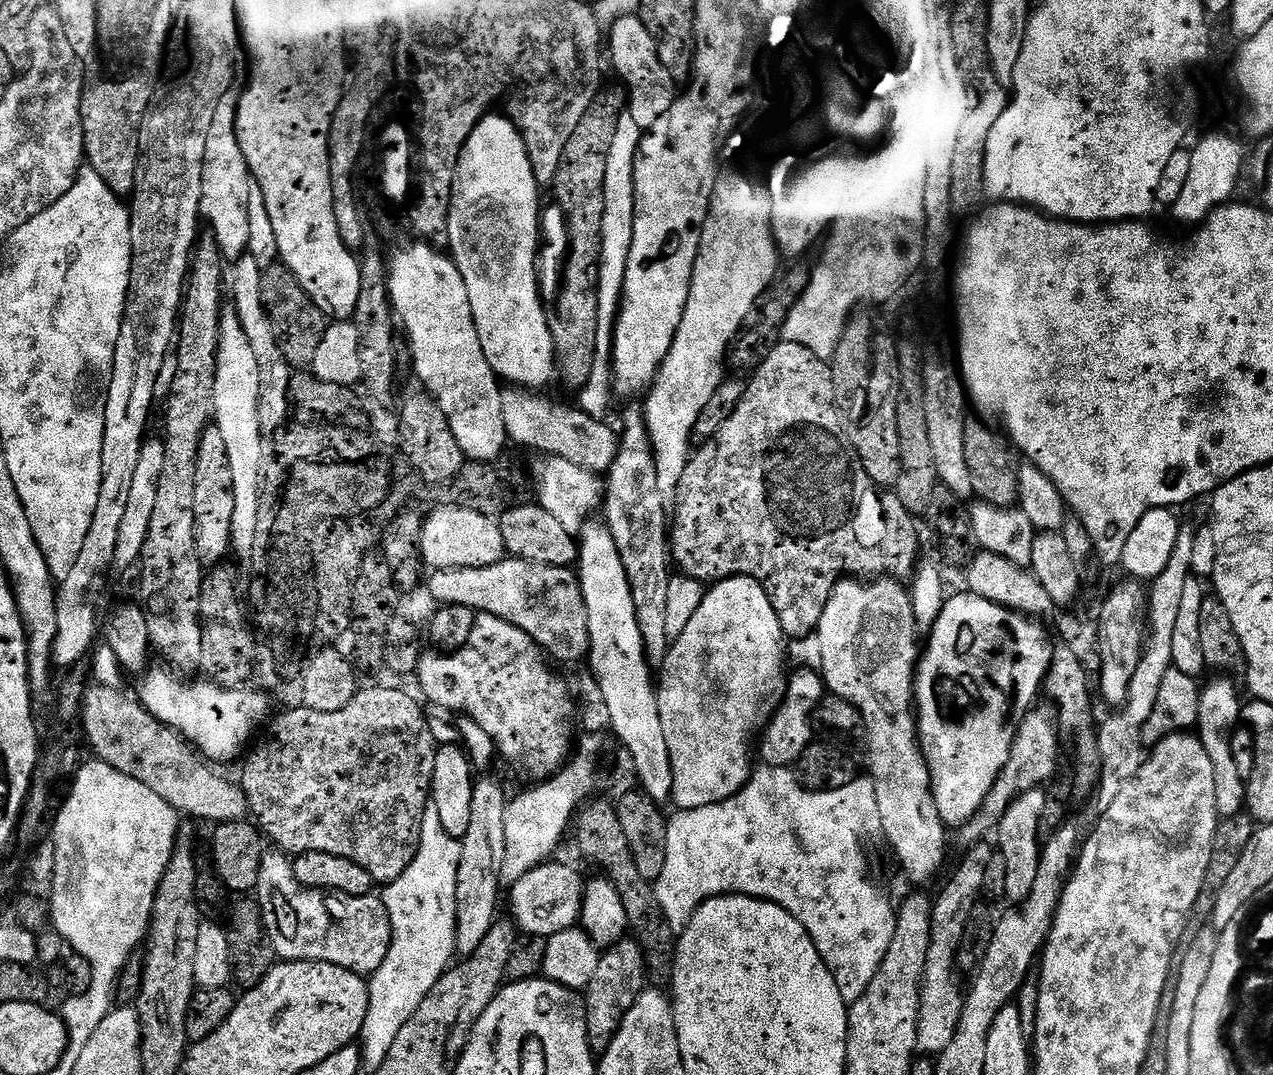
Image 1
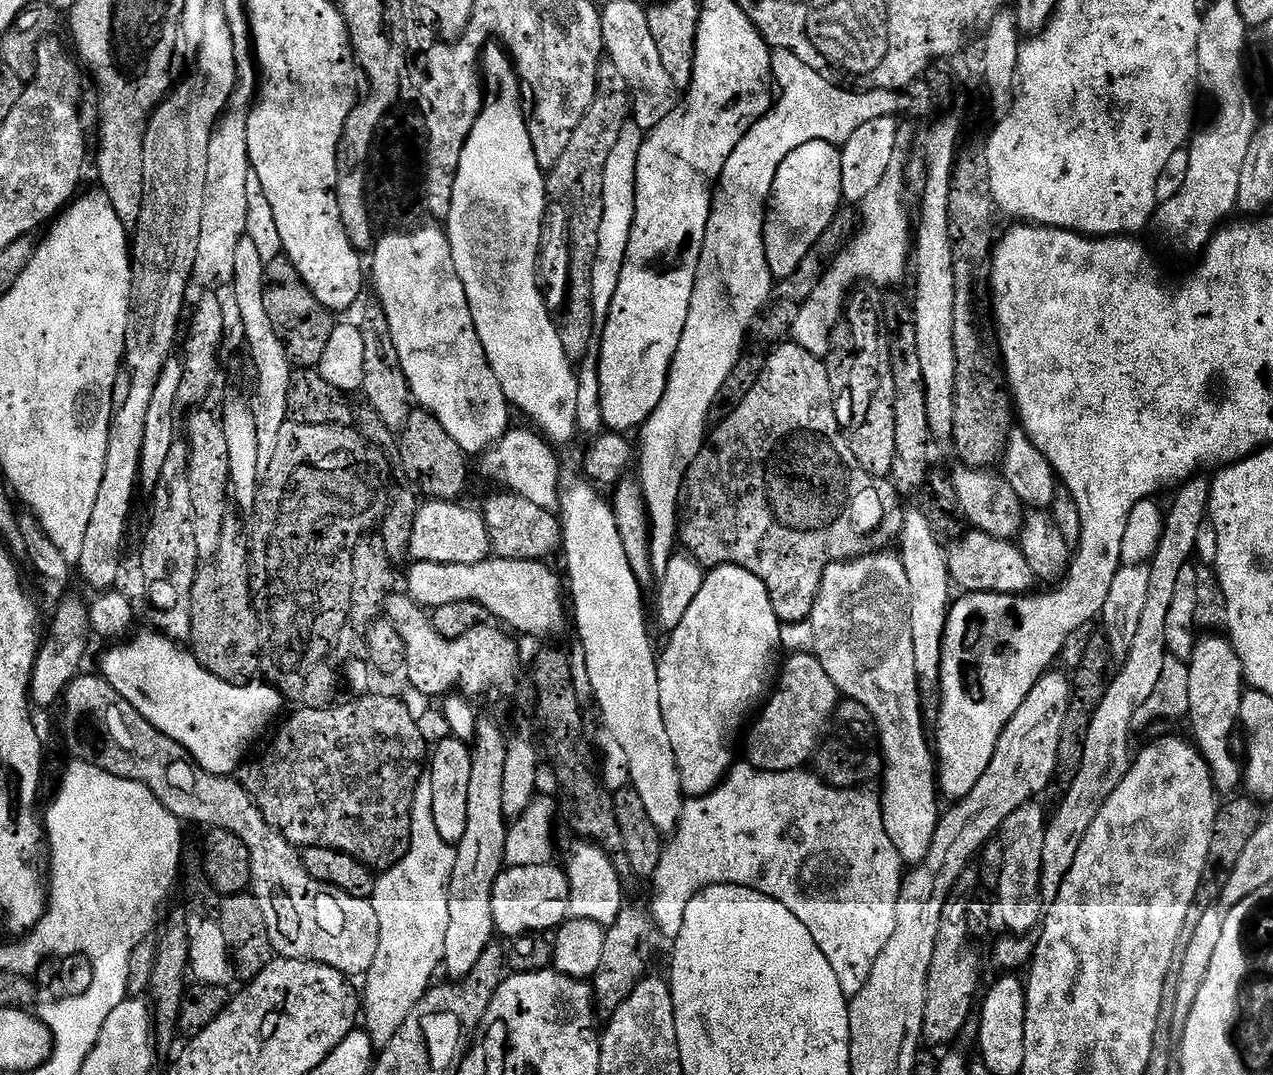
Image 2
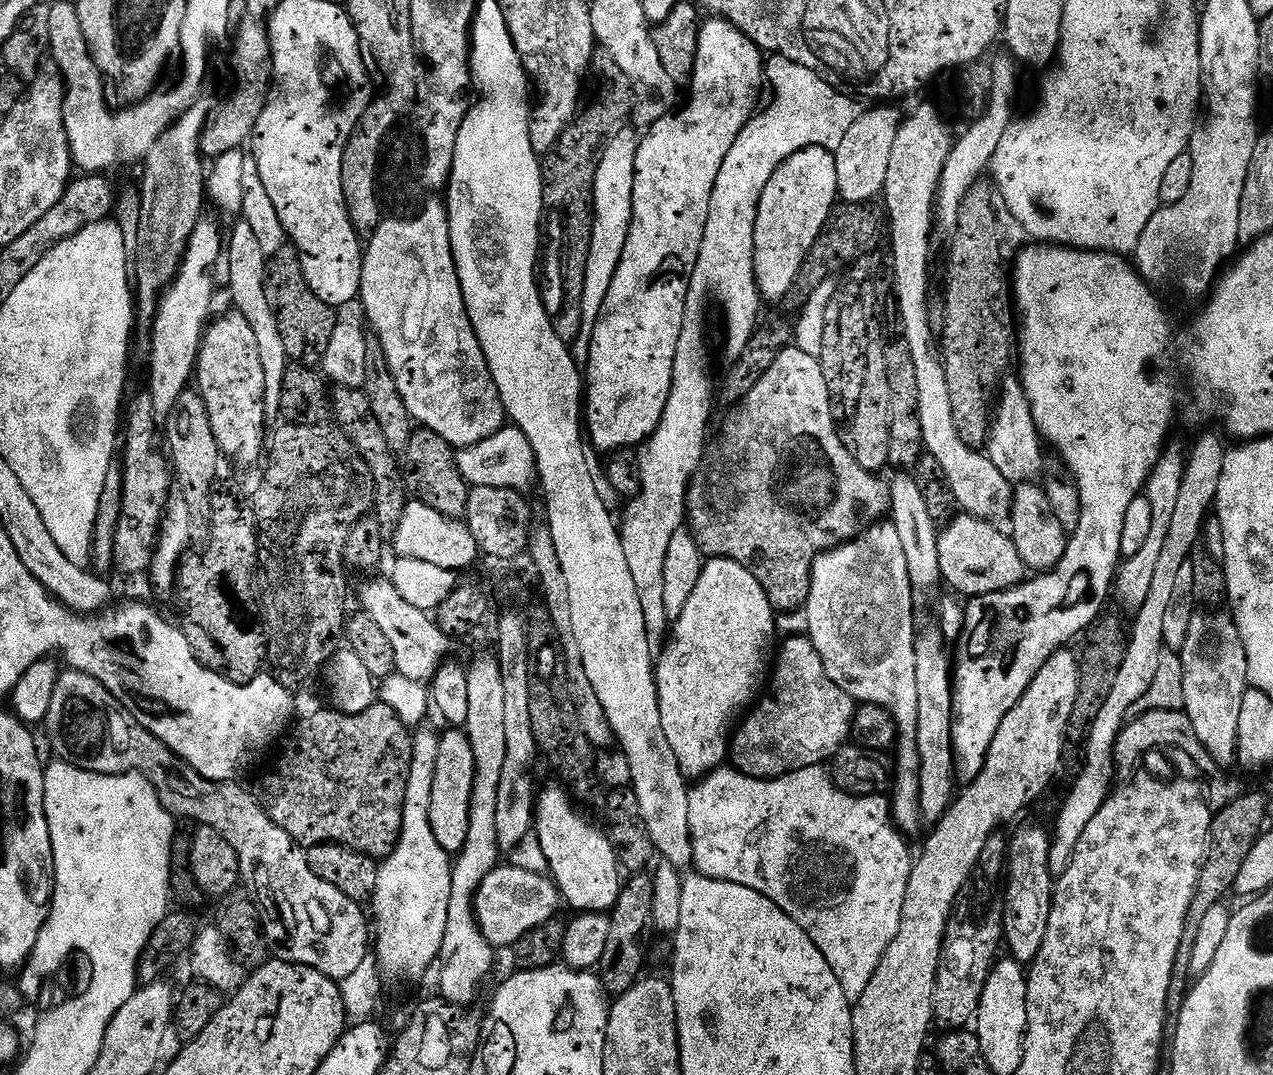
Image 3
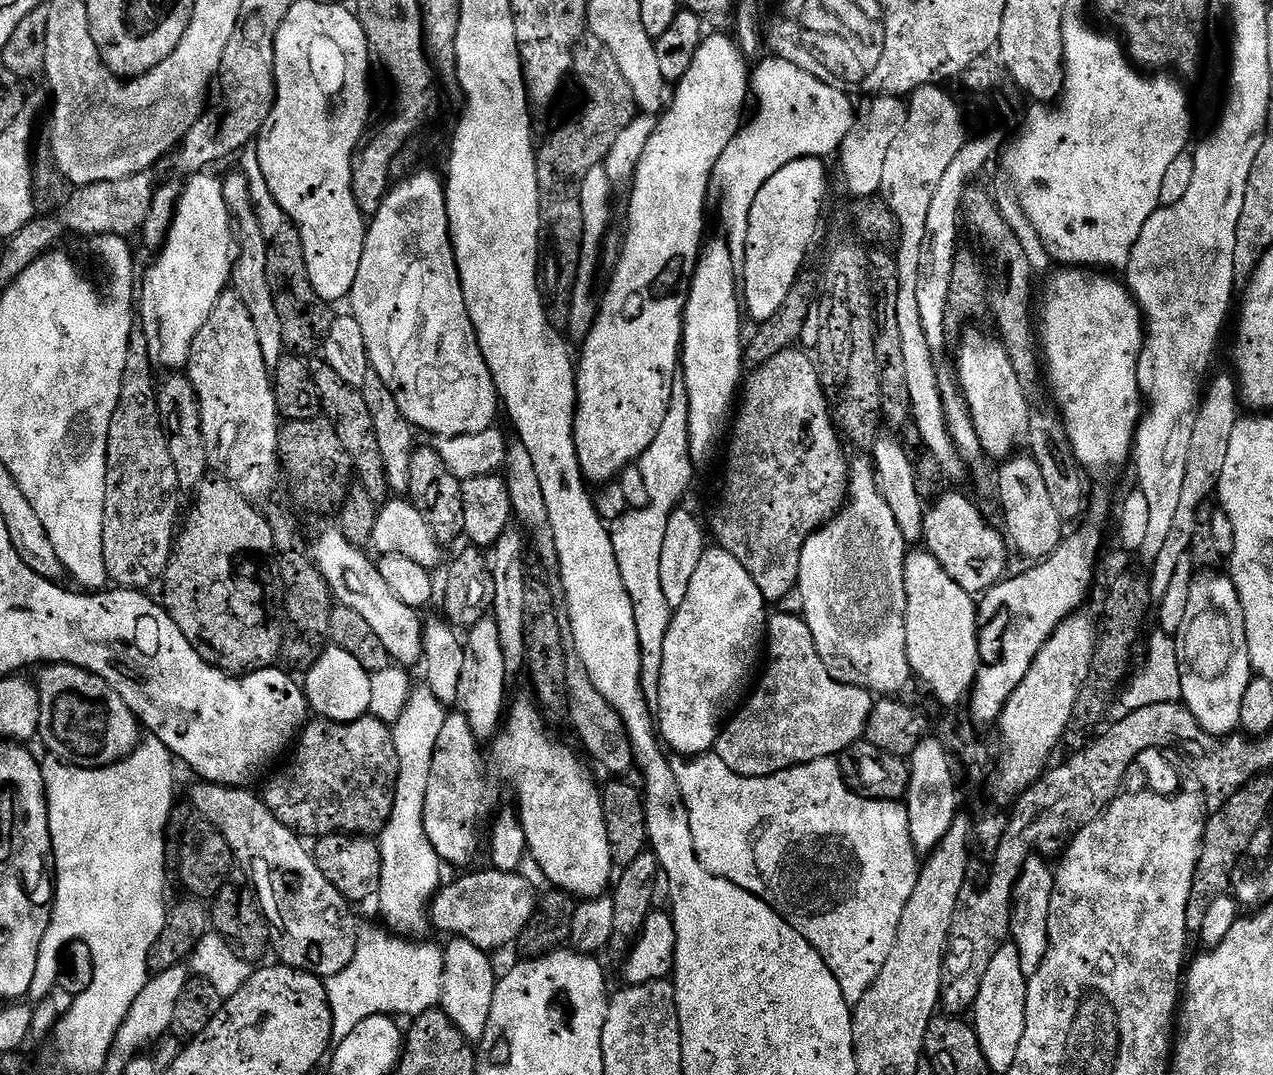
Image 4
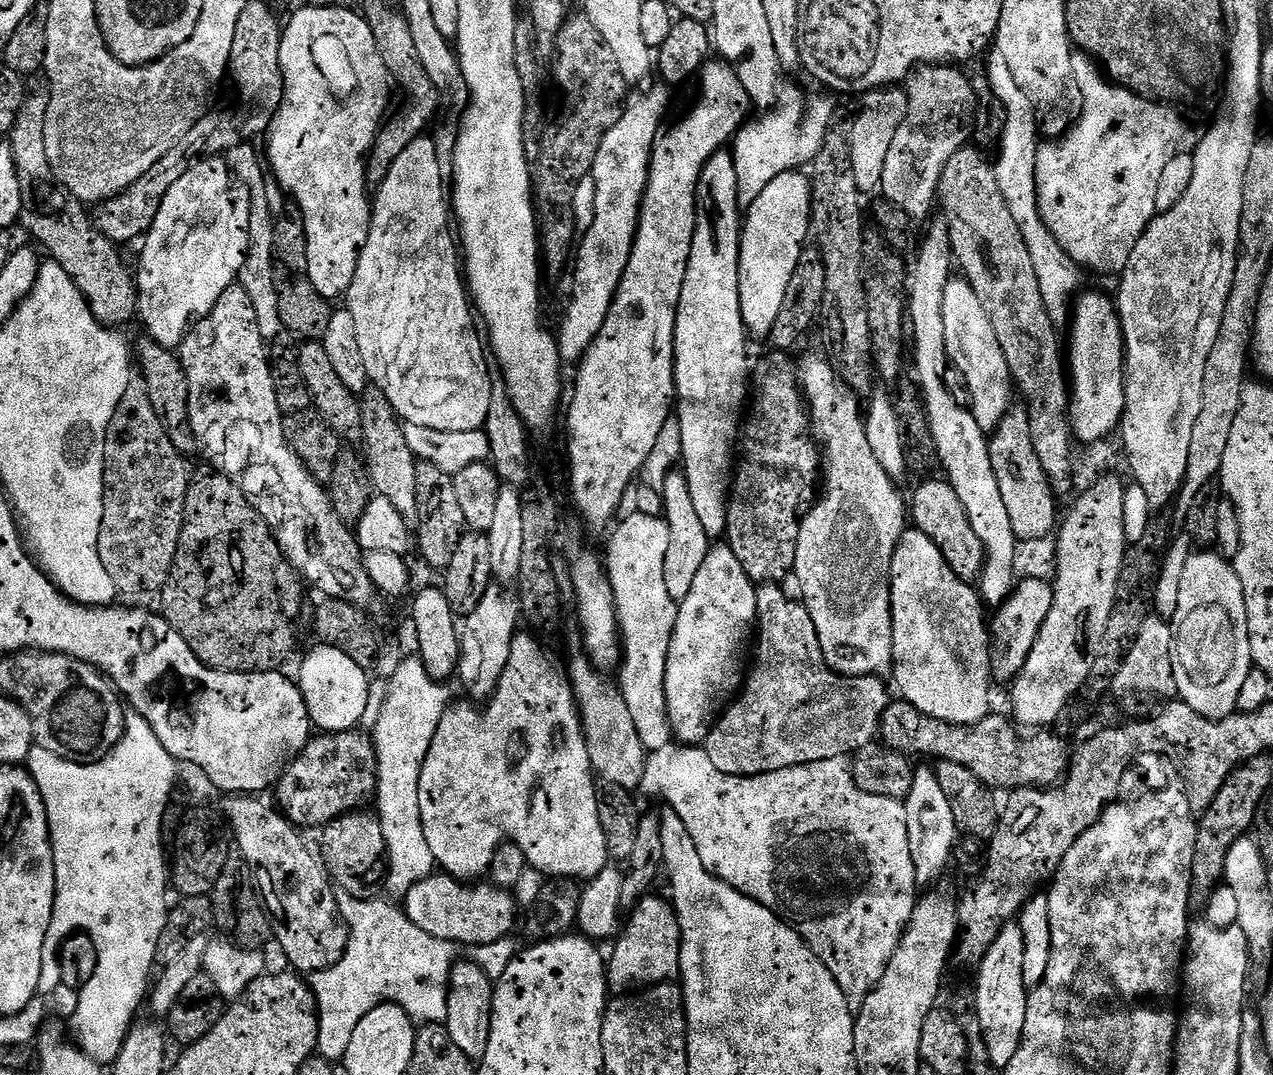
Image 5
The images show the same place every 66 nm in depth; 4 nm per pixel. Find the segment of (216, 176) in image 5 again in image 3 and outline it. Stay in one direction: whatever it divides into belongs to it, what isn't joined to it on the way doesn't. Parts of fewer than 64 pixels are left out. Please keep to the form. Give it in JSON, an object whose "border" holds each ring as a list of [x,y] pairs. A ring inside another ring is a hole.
{"border":[[[201,219],[190,238],[188,248],[184,252],[184,260],[171,284],[164,289],[160,304],[156,307],[156,319],[150,329],[152,335],[152,365],[148,368],[148,386],[146,393],[153,399],[154,414],[157,421],[167,422],[174,410],[174,402],[183,393],[189,391],[194,380],[200,343],[204,340],[206,325],[209,323],[208,311],[212,308],[212,267],[222,260],[222,236],[220,228],[212,220]]]}

